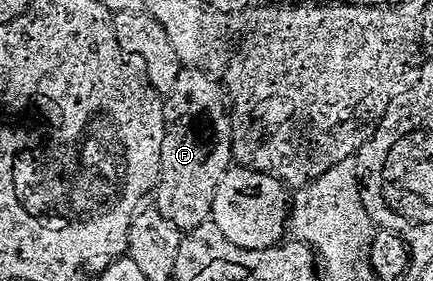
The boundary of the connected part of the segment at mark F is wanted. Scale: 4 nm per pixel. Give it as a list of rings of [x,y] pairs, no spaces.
[[[194,68],[180,69],[173,88],[166,91],[163,98],[165,132],[161,136],[161,168],[153,191],[153,199],[155,198],[153,206],[165,221],[173,223],[182,232],[190,232],[193,228],[197,228],[197,224],[210,219],[213,196],[217,192],[219,181],[223,179],[223,174],[233,166],[228,127],[223,125],[215,126],[212,130],[203,130],[203,122],[199,119],[206,110],[211,110],[215,106],[215,86],[207,78],[210,77],[204,71]]]

